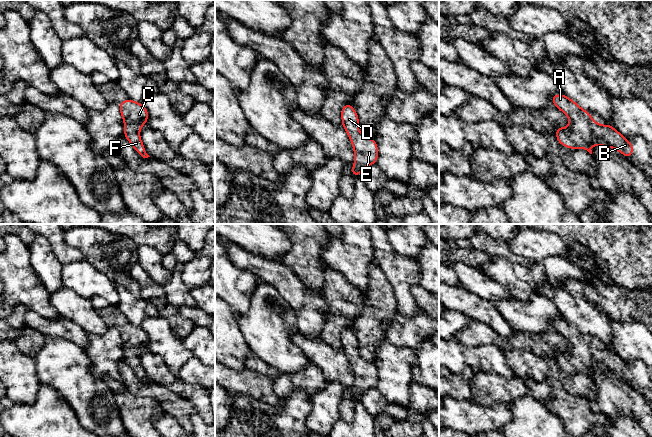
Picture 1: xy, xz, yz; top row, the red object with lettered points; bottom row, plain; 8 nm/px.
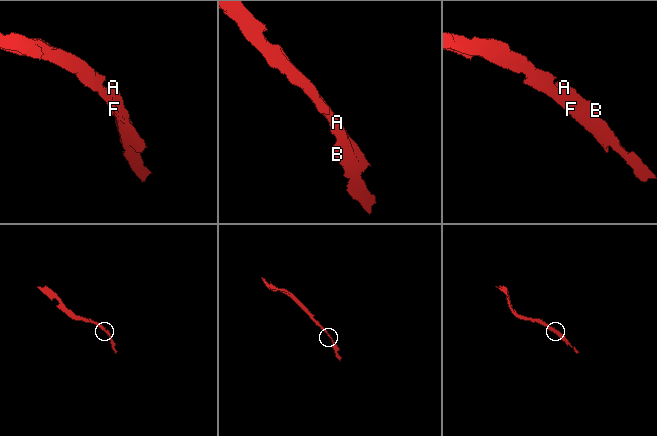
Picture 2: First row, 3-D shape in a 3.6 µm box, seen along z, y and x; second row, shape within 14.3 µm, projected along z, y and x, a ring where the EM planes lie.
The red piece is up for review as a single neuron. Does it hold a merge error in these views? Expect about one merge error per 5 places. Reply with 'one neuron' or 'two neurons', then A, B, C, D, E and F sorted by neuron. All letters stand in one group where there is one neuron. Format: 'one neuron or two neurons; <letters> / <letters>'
one neuron; A B C D E F

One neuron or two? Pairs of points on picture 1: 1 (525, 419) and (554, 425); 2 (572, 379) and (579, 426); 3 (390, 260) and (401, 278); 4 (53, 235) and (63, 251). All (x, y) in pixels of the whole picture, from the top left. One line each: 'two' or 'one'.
1: one
2: two
3: one
4: one

